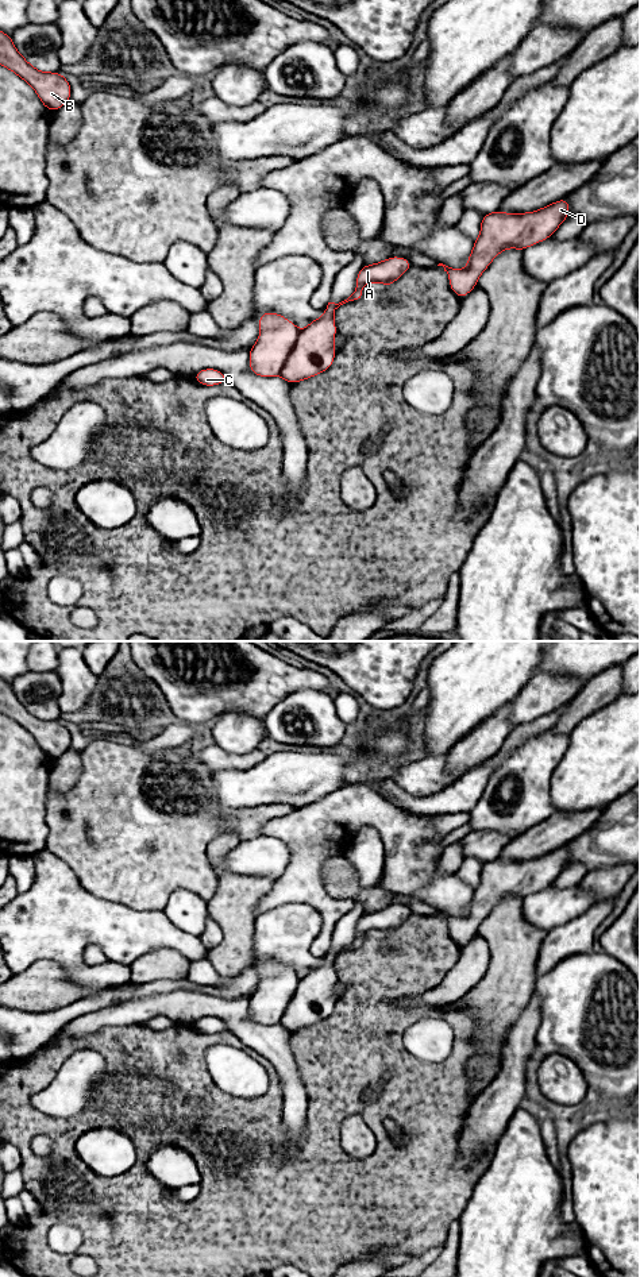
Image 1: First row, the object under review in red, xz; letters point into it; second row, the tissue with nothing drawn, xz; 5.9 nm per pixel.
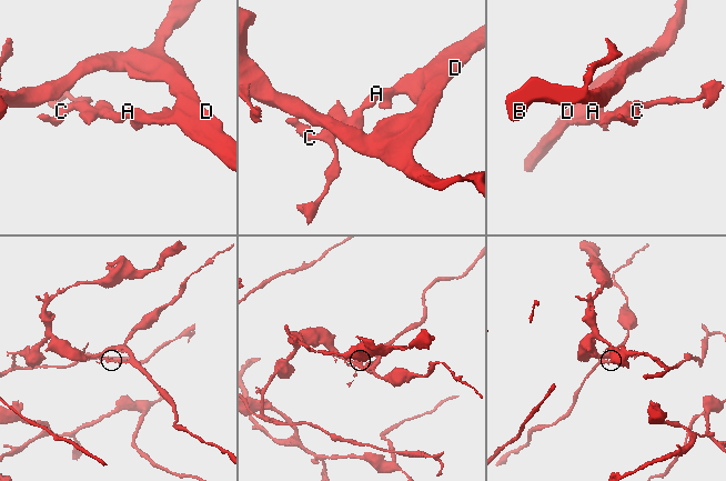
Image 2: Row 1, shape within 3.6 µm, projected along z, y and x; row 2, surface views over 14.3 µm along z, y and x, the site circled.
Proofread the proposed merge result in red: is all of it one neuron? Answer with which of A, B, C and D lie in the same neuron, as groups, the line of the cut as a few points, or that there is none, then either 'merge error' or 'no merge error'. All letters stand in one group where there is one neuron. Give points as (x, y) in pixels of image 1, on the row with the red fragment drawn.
A B D / C; cut in xz along (300, 331), (278, 374); merge error

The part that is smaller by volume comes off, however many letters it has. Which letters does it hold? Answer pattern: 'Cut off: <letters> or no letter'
Cut off: C

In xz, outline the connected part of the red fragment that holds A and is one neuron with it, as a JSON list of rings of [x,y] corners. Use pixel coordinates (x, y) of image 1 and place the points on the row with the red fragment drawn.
[[[400,256],[365,265],[356,275],[355,292],[339,304],[328,302],[323,309],[324,316],[309,321],[309,325],[300,331],[279,375],[293,385],[328,370],[336,354],[334,347],[334,339],[338,332],[334,321],[335,310],[348,301],[361,298],[363,288],[369,282],[393,286],[394,281],[409,271],[410,266],[412,263],[408,258]]]

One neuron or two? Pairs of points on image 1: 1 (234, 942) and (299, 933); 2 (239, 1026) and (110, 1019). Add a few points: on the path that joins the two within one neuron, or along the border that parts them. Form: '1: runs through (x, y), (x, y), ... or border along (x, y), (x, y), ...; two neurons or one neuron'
1: border along (258, 915), (253, 957), (242, 968); two neurons
2: runs through (207, 1006), (150, 1006), (142, 1009); one neuron

